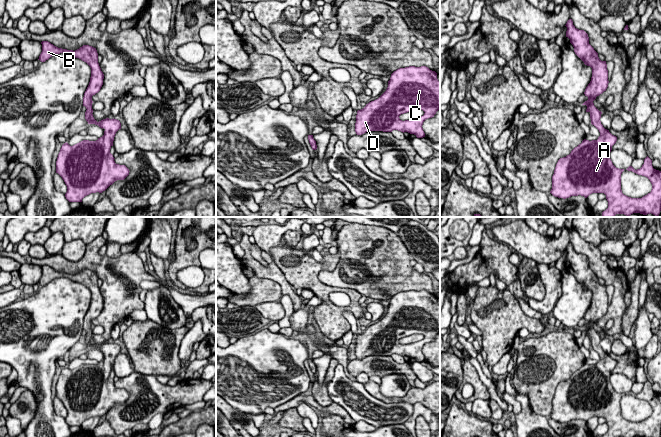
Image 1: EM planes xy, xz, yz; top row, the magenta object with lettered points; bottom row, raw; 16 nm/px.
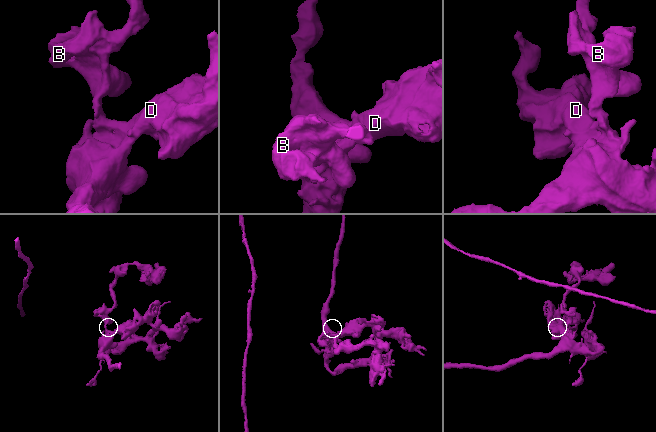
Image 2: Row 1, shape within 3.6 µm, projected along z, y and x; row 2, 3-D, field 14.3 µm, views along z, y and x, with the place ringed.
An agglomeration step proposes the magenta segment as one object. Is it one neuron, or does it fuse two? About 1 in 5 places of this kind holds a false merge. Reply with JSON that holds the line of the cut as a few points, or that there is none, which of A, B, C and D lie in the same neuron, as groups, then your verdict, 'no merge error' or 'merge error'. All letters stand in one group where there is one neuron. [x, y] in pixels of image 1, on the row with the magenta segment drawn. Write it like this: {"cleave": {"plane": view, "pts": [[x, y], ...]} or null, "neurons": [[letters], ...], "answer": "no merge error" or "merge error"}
{"cleave": null, "neurons": [["A", "B", "C", "D"]], "answer": "no merge error"}

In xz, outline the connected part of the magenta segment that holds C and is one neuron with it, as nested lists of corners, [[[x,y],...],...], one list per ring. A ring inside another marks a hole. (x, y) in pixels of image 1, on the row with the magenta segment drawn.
[[[426,66],[399,68],[391,74],[386,91],[376,100],[369,102],[357,111],[355,132],[362,135],[369,131],[392,132],[398,130],[414,134],[417,138],[425,137],[423,122],[434,117],[440,109],[440,81],[437,73]],[[412,110],[423,110],[423,116],[402,121],[399,116]]]

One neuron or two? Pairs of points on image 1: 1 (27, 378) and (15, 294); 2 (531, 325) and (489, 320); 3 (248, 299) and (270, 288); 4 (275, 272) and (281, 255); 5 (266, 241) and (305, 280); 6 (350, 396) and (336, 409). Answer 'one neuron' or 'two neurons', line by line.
1: two neurons
2: one neuron
3: one neuron
4: two neurons
5: two neurons
6: two neurons

